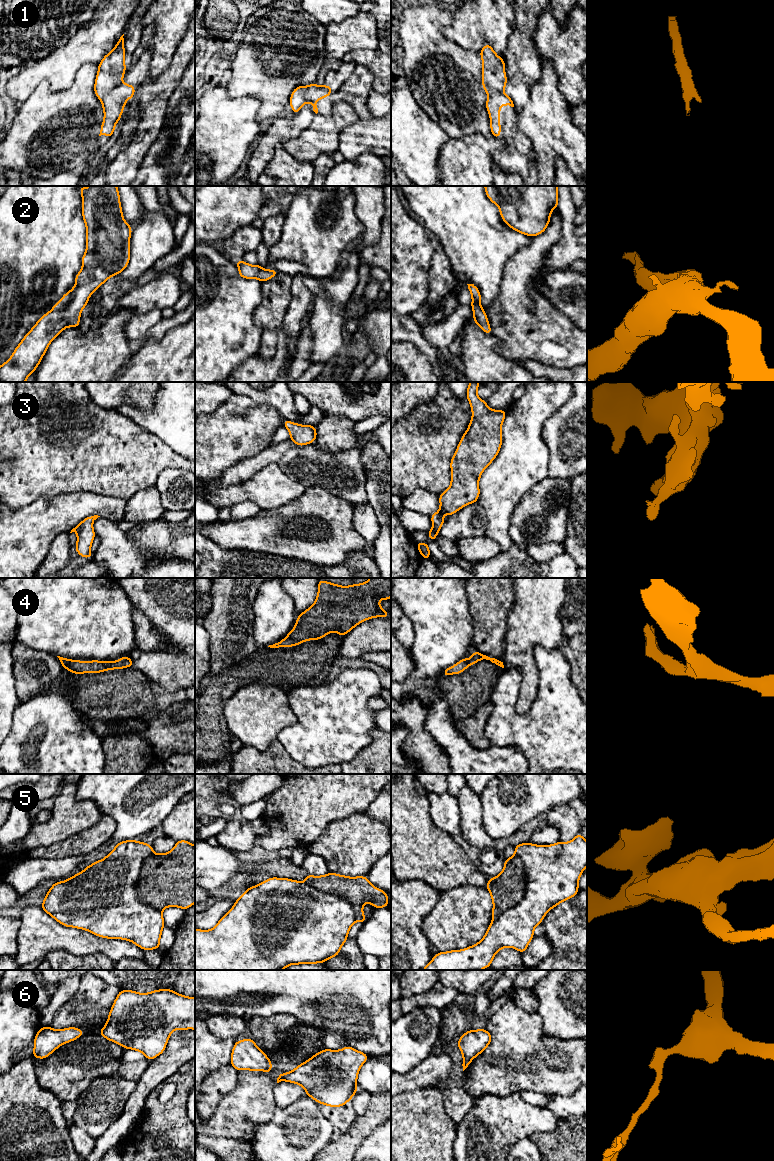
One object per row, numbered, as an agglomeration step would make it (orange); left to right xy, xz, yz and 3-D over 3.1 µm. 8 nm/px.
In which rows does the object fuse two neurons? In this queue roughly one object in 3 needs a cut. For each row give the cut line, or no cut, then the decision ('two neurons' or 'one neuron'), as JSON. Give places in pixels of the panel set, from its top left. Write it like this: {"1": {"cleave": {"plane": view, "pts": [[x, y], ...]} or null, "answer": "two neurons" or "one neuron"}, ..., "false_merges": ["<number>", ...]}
{"1": {"cleave": null, "answer": "one neuron"}, "2": {"cleave": null, "answer": "one neuron"}, "3": {"cleave": null, "answer": "one neuron"}, "4": {"cleave": null, "answer": "one neuron"}, "5": {"cleave": {"plane": "yz", "pts": [[517, 855], [525, 872], [524, 896], [517, 904], [493, 920]]}, "answer": "two neurons"}, "6": {"cleave": null, "answer": "one neuron"}, "false_merges": ["5"]}

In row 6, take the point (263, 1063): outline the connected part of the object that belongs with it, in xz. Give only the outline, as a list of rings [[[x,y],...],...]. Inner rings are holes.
[[[251,1038],[236,1041],[231,1052],[231,1062],[237,1071],[264,1071],[271,1073],[272,1062]]]

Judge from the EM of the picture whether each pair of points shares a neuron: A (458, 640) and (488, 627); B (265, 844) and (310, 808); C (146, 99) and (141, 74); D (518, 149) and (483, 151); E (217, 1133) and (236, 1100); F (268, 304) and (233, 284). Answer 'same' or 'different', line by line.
A: different
B: same
C: different
D: different
E: same
F: different

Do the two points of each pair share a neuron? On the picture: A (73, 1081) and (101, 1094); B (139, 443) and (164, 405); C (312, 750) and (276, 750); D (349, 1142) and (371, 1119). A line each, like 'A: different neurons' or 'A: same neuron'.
A: different neurons
B: different neurons
C: different neurons
D: same neuron

